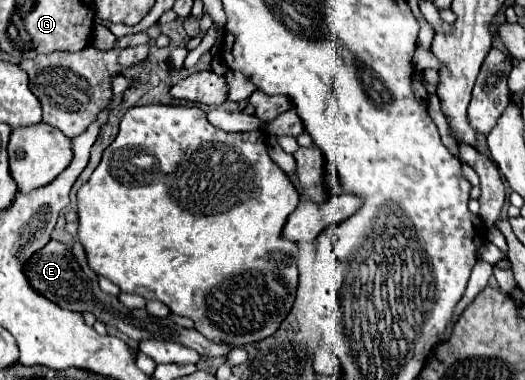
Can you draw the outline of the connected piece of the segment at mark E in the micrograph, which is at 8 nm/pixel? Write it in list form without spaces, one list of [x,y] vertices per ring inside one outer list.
[[[51,239],[43,249],[39,249],[25,265],[23,265],[23,273],[29,281],[29,285],[33,287],[35,293],[43,295],[45,299],[57,303],[59,307],[63,309],[69,309],[69,311],[79,311],[79,313],[85,313],[85,311],[91,311],[97,321],[103,321],[107,325],[113,325],[117,327],[119,331],[123,331],[129,339],[135,339],[135,341],[141,341],[141,339],[171,339],[171,341],[177,341],[185,347],[191,347],[195,349],[199,355],[205,355],[205,357],[227,357],[227,353],[231,351],[229,345],[225,343],[215,343],[215,341],[209,341],[205,335],[201,335],[197,329],[185,329],[185,327],[179,327],[175,325],[169,317],[165,319],[159,319],[159,317],[153,317],[147,313],[147,309],[127,309],[119,297],[113,297],[113,295],[107,295],[99,289],[99,283],[97,279],[89,279],[83,269],[79,267],[75,255],[71,253],[71,249],[67,245],[63,245],[61,241],[55,241]]]

